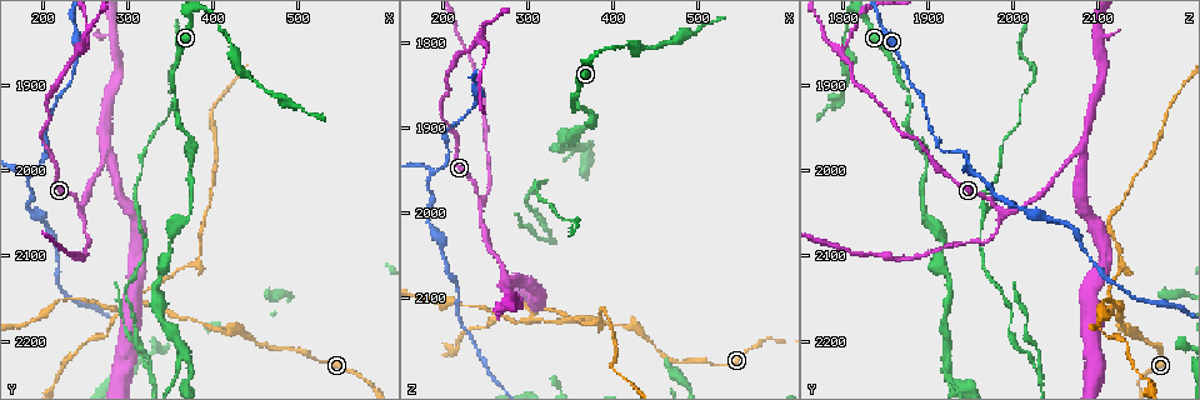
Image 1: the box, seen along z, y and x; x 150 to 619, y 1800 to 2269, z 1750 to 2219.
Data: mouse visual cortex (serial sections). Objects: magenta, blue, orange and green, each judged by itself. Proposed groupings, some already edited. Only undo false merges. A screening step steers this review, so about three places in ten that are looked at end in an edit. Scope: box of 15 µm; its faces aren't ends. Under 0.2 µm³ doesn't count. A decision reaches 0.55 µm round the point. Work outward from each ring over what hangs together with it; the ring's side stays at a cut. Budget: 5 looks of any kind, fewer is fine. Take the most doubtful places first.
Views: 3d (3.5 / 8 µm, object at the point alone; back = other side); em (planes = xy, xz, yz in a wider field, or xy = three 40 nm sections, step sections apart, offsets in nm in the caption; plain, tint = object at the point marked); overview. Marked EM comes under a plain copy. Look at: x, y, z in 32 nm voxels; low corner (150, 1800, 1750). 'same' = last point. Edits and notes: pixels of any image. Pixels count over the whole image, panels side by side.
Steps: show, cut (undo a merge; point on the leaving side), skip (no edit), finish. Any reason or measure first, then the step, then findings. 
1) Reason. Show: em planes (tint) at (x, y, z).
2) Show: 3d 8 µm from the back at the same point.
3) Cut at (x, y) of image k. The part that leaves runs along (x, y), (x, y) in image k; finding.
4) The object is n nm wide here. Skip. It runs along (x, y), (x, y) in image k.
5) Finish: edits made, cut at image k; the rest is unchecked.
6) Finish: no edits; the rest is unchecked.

Four-way junction. Show: em xy step 1 (tint) at (305, 2155, 2125).

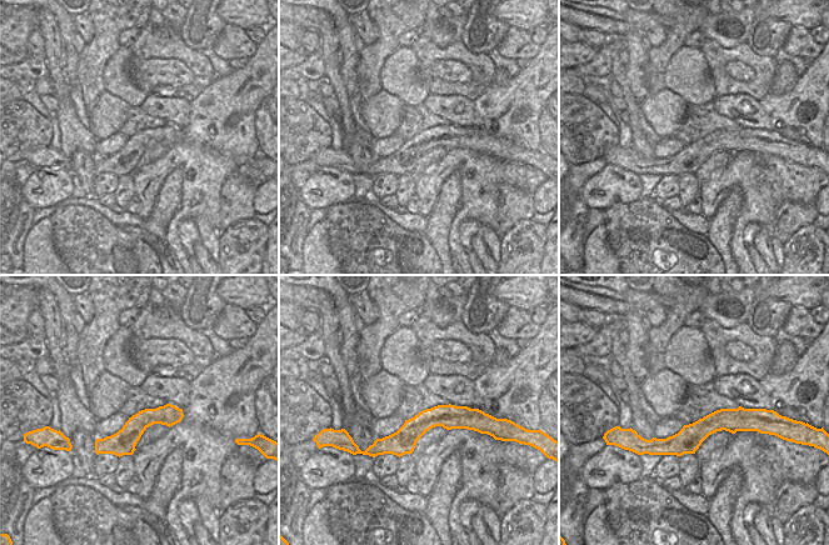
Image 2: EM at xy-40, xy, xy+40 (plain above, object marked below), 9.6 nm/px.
Wider look. Show: 3d 3.5 µm at the same point.

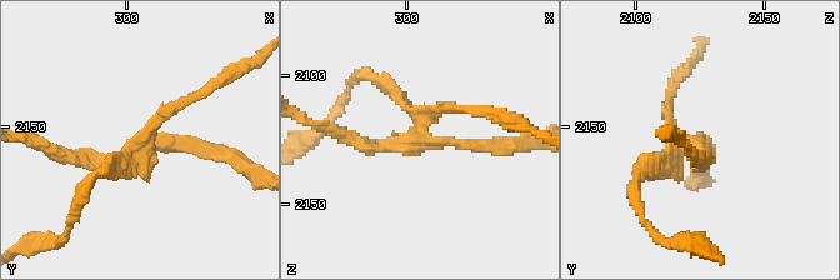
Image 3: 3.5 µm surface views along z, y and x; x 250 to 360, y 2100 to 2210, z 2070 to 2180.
Cut at (164, 110) of image 3. The part that leaves runs along (140, 143), (168, 111), (233, 70) in image 3; two cells meet here.

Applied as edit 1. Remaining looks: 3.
Abrupt turn. Show: 3d 8 µm at (210, 1980, 1940).

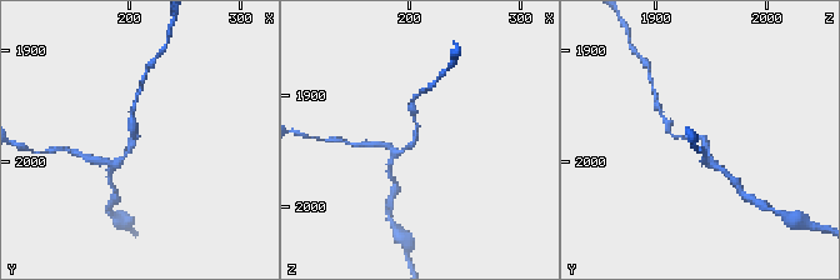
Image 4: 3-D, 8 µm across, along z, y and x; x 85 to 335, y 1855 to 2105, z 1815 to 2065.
Zoom in. Show: 3d 3.5 µm at (208, 1978, 1936).

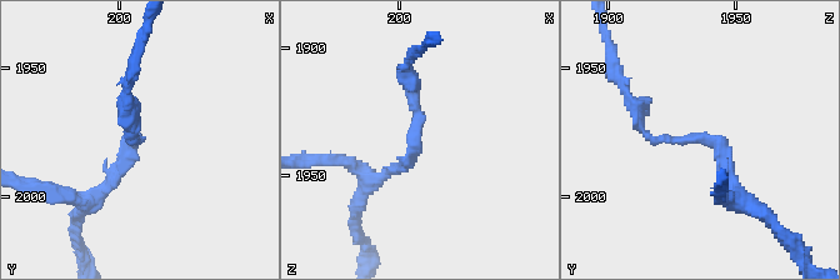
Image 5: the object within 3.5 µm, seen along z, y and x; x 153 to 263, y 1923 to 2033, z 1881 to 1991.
The arms are 150, 150 nm wide; need the tissue. Show: em xy step 1 (tint) at (206, 1978, 1937).

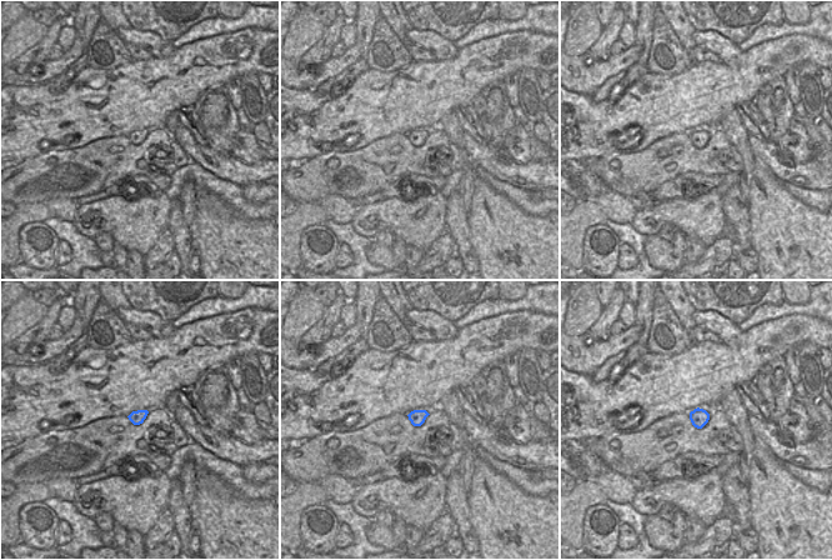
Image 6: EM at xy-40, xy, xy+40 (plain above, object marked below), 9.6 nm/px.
Skip. It runs along (638, 116), (650, 139), (708, 139), (740, 196) in image 5; one cell here.

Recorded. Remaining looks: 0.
Finish: edits made, cut at image 3; the rest is unchecked.

